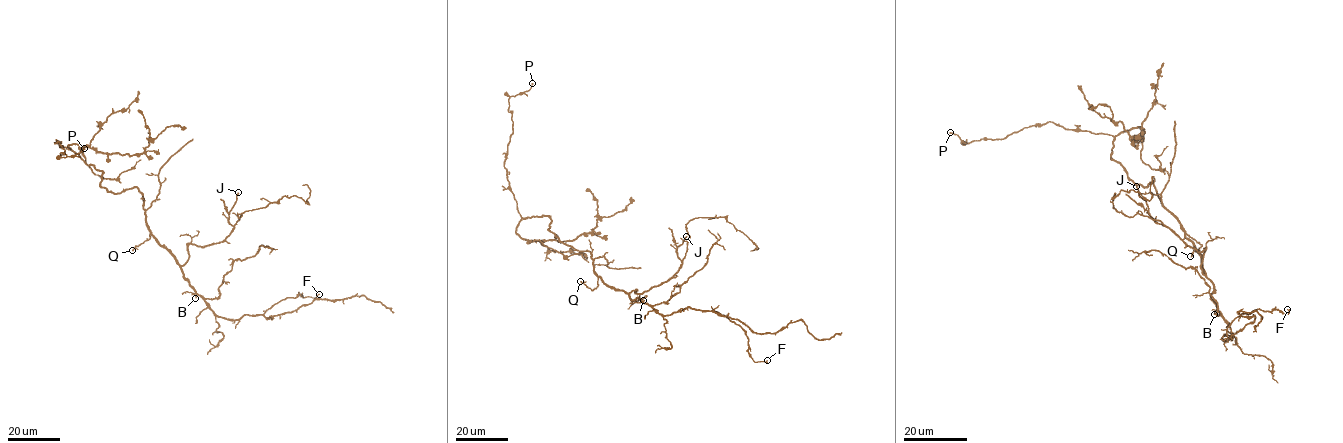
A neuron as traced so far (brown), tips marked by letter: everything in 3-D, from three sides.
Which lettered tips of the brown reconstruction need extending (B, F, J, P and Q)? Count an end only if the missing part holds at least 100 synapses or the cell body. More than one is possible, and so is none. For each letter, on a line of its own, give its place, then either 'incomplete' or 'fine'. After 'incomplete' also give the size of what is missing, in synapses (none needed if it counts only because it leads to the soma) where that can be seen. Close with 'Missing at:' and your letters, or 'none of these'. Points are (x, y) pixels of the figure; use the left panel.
B: at (195, 298); fine
F: at (319, 294); fine
J: at (238, 192); fine
P: at (84, 148); fine
Q: at (132, 250); fine
Missing at: none of these

